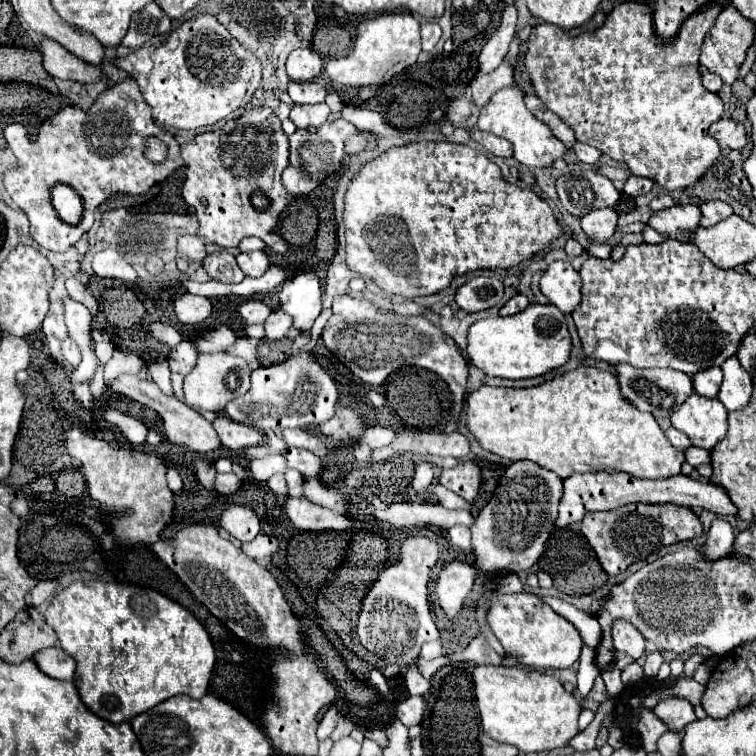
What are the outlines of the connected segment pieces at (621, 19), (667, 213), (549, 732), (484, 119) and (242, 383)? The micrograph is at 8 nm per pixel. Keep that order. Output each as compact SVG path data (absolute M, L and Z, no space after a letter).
M632 1L616 5L598 31L578 37L570 37L564 29L550 23L538 23L528 39L526 71L540 101L574 131L578 141L596 147L618 163L626 163L632 175L648 177L666 191L686 189L696 185L720 159L720 147L708 135L708 127L722 117L724 103L702 85L698 73L700 47L718 13L720 7L712 3L690 15L672 41L658 39L652 29L650 7Z
M674 205L660 213L654 213L648 221L652 229L662 233L666 239L692 241L694 231L700 227L702 213L696 205Z
M476 665L472 671L474 697L480 717L480 729L500 743L516 745L522 753L550 751L566 747L578 733L580 703L568 693L562 683L530 667L504 667L504 665Z
M518 87L512 89L500 89L498 93L492 95L492 99L480 109L480 117L478 117L478 129L480 131L488 131L494 135L500 135L504 139L508 139L514 145L514 157L518 163L534 169L534 167L552 167L552 163L558 157L566 155L566 145L562 141L558 141L550 127L544 125L542 121L538 121L526 107L522 101L524 93Z
M230 353L200 355L192 373L184 377L184 403L196 411L204 409L204 411L222 413L230 399L244 395L248 389L250 389L250 367L246 365L244 359Z

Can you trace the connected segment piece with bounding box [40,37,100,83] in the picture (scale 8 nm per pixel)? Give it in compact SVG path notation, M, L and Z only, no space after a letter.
M42 39L40 41L40 53L42 53L42 65L44 69L58 79L72 79L72 81L82 81L90 83L100 79L100 69L98 67L86 67L84 61L68 53L62 45L54 43L52 39Z

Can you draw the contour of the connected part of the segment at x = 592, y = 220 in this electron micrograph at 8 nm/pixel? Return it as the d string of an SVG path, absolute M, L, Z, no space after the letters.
M608 207L590 211L588 215L582 217L584 233L598 243L606 243L616 233L616 223L618 223L618 213Z

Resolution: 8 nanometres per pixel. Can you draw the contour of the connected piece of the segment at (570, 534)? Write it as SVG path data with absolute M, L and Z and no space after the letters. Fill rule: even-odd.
M572 527L556 529L550 535L550 539L546 543L546 551L538 561L538 567L554 579L554 587L560 593L566 593L566 595L572 595L572 597L594 593L608 579L608 575L602 571L598 559L596 559L596 553L592 551L592 547L586 543L586 539L580 535L580 531L574 531Z

